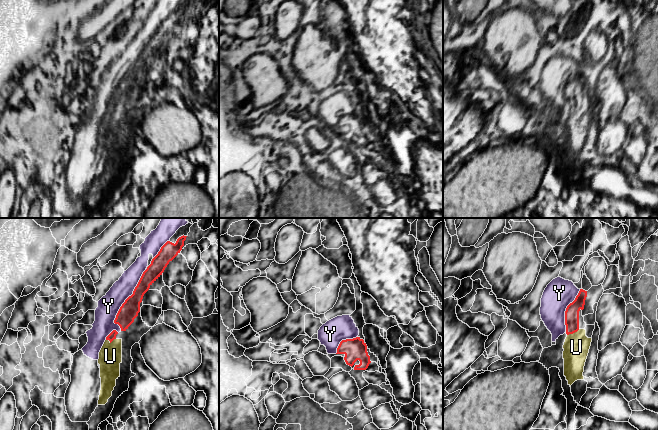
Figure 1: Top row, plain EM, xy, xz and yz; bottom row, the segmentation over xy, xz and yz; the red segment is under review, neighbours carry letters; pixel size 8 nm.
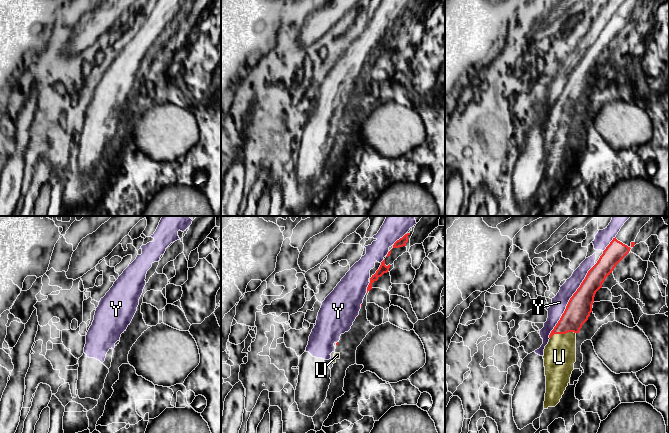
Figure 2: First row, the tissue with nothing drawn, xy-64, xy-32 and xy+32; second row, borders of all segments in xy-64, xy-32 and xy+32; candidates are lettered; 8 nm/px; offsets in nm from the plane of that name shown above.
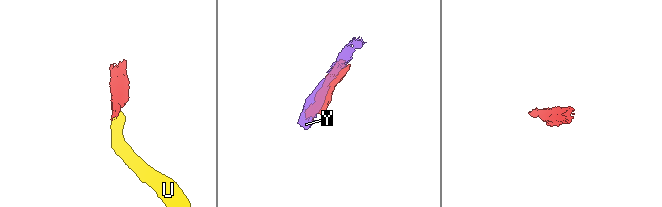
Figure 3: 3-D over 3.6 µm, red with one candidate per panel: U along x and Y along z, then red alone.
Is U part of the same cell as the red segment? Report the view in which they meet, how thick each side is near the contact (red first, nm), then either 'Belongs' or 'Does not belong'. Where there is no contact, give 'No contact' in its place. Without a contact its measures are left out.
Touches red in yz. Thickness 110 nm (red) against 220 nm. Belongs

